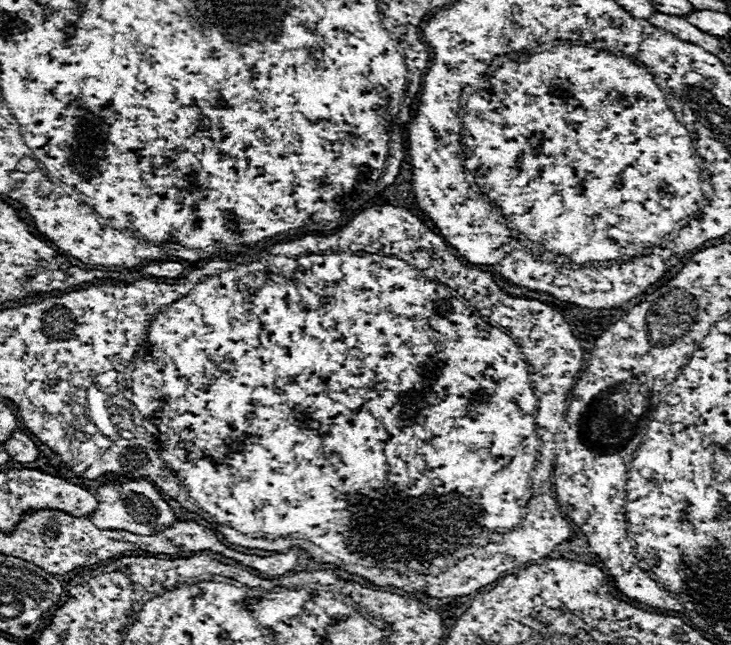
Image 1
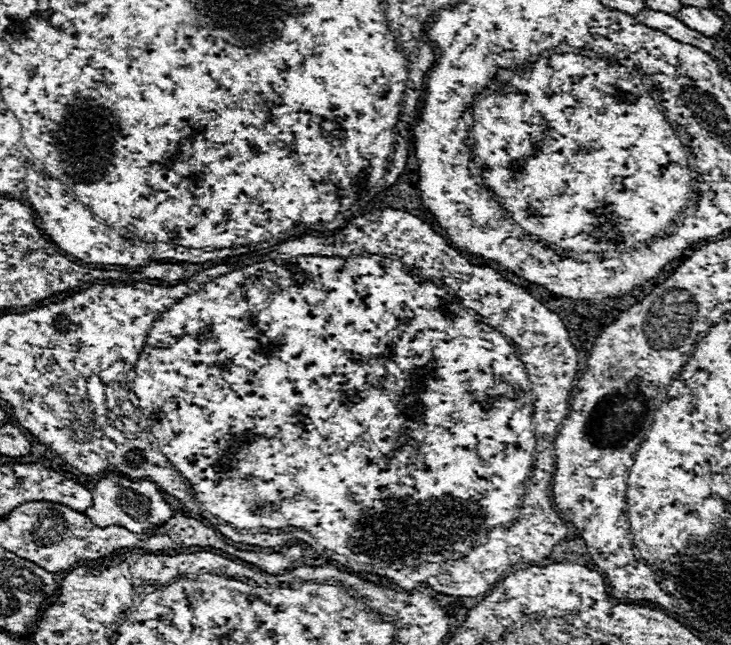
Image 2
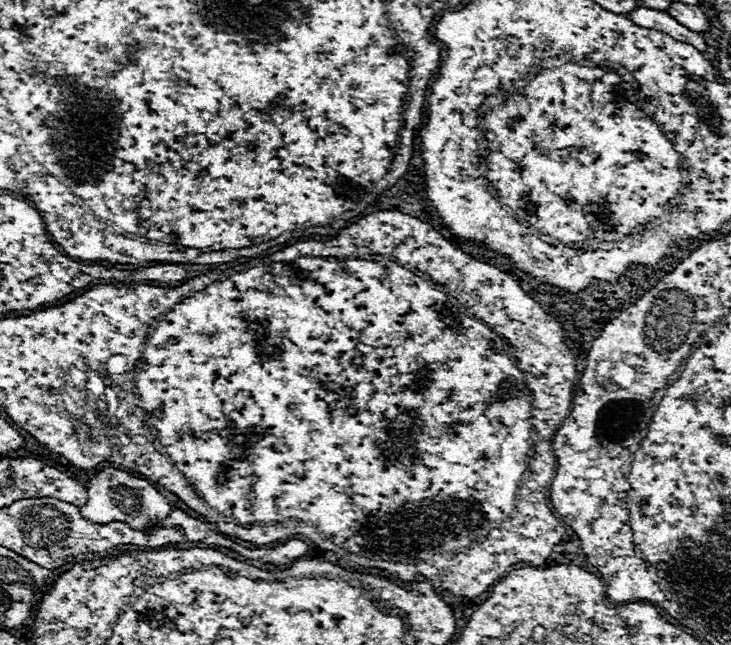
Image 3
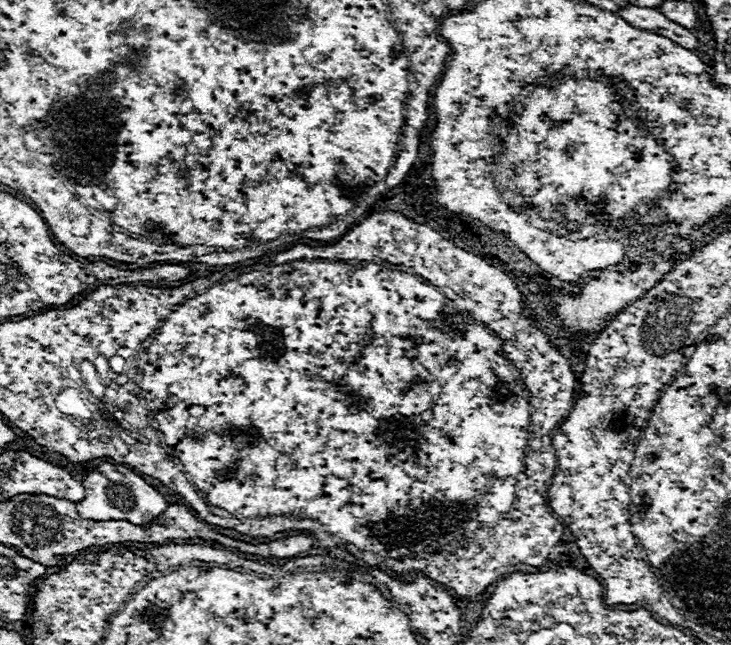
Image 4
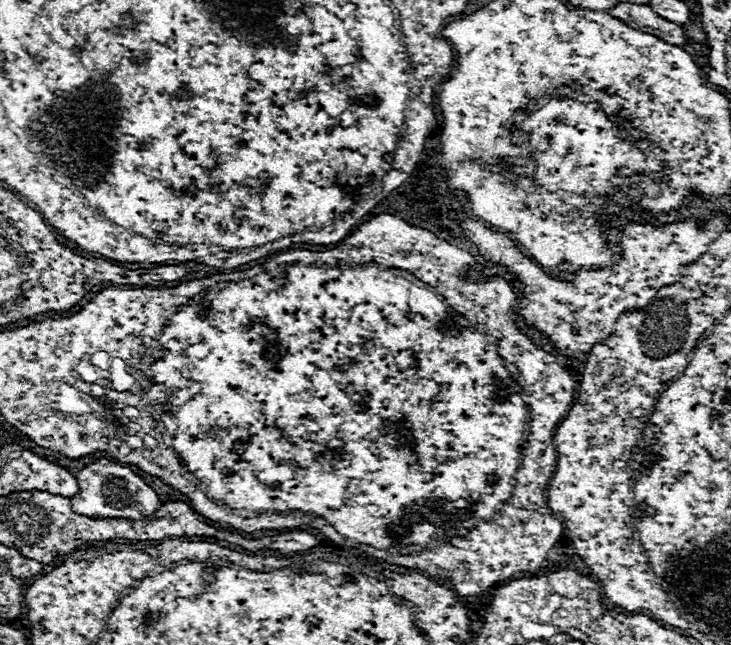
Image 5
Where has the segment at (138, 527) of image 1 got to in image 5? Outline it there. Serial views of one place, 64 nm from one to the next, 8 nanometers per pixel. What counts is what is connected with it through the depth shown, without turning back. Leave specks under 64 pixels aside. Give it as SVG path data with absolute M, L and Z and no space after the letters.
M98 458L96 462L88 464L76 474L76 480L80 484L80 494L74 496L72 508L74 512L90 518L130 518L130 520L142 520L152 516L160 510L162 500L160 496L128 466L122 466L118 462L110 462L108 458Z

